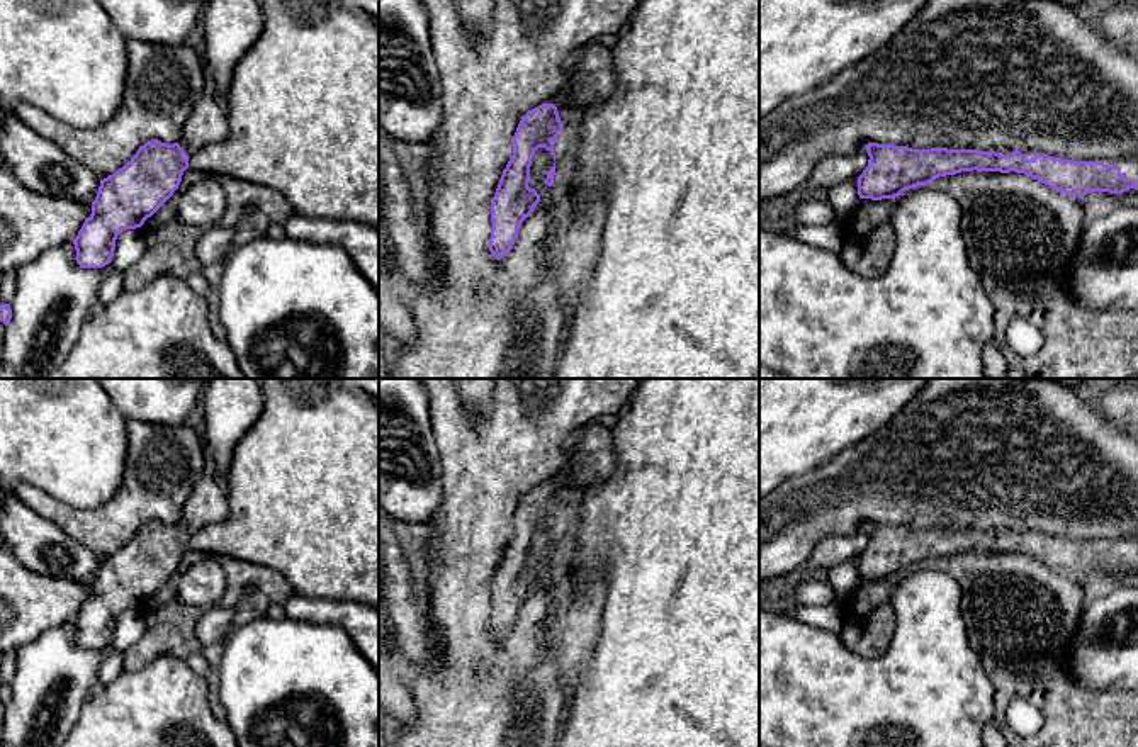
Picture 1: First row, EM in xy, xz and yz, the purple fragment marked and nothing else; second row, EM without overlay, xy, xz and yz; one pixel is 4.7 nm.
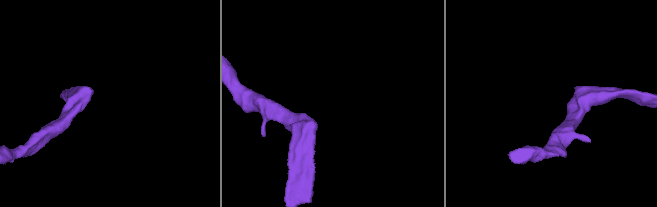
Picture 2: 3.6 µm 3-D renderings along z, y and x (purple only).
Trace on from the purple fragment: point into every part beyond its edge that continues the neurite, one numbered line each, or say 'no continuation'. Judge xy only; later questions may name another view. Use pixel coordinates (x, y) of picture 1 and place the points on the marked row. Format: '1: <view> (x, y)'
1: xy (208, 123)

